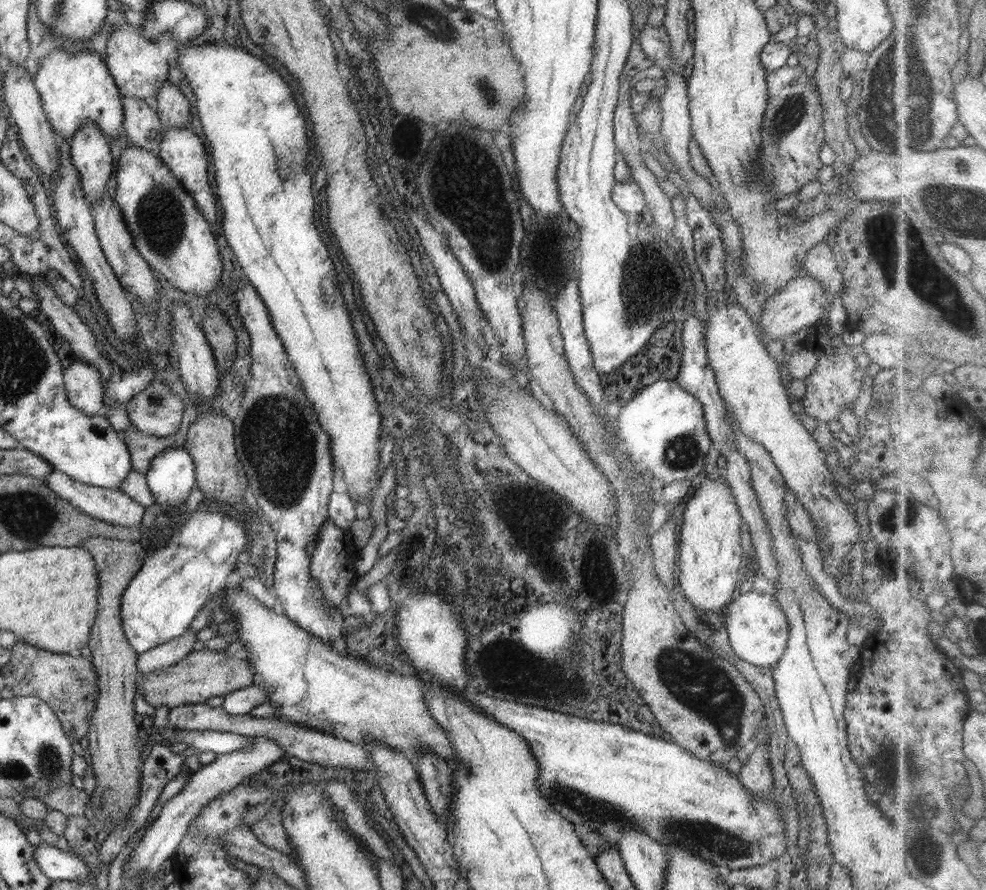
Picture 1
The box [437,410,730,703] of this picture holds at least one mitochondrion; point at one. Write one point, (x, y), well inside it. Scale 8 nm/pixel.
(685, 449)

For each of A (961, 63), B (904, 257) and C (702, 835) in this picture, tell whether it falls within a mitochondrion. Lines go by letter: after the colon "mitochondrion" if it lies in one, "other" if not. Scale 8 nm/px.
A: other
B: mitochondrion
C: mitochondrion

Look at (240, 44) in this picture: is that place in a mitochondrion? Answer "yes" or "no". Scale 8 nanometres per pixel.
no

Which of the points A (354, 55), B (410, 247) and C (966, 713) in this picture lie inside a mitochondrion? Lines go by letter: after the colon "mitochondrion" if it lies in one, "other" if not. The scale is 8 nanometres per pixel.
A: other
B: other
C: other

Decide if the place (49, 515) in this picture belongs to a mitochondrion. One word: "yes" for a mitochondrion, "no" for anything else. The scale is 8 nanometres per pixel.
yes

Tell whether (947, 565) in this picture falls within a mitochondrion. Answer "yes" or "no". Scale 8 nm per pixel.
no

